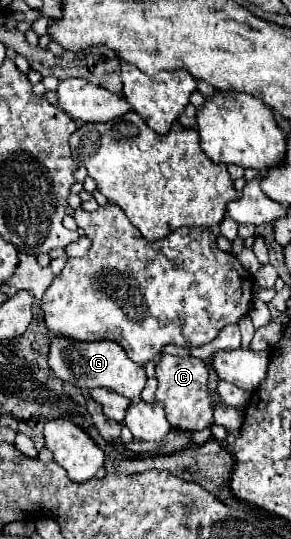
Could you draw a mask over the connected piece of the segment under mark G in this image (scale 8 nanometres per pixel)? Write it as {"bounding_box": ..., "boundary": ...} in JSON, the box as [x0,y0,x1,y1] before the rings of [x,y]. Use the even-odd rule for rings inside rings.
{"bounding_box":[49,337,147,401],"boundary":[[[53,337],[51,339],[51,353],[49,353],[49,365],[55,371],[57,377],[63,381],[73,383],[81,389],[93,389],[93,387],[105,387],[115,393],[121,393],[129,397],[131,401],[139,399],[139,393],[143,391],[143,385],[147,381],[143,365],[133,363],[125,353],[123,347],[115,345],[113,341],[97,341],[97,343],[77,343],[67,341],[65,337]]]}

